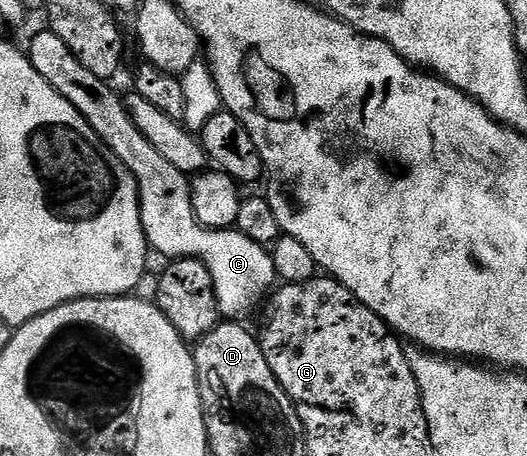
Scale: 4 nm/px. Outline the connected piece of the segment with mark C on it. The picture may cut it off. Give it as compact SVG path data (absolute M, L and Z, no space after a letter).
M48 28L42 31L30 42L28 57L32 68L80 112L84 120L100 136L100 140L113 154L132 172L138 185L140 200L140 216L144 224L147 243L154 246L166 257L166 260L176 258L199 258L208 268L214 281L214 291L218 301L218 313L226 320L246 320L254 310L258 301L265 299L275 289L276 275L274 272L274 255L265 246L244 236L237 228L229 230L210 230L201 226L196 220L192 200L190 199L190 184L187 175L181 174L132 124L126 112L126 103L113 90L109 81L92 76L66 50L64 40L56 36Z

